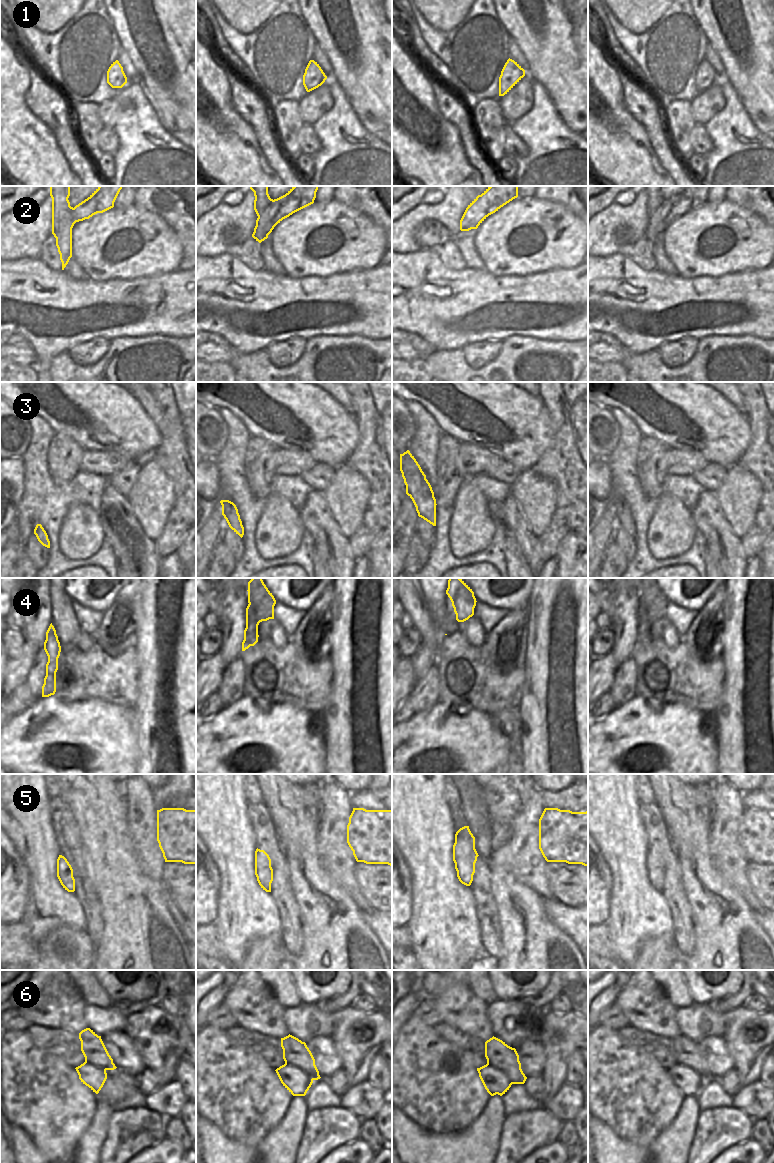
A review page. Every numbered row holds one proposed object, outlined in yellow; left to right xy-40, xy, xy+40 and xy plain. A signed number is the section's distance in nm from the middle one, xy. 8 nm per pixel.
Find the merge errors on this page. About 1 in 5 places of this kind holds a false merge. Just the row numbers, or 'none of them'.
2, 6

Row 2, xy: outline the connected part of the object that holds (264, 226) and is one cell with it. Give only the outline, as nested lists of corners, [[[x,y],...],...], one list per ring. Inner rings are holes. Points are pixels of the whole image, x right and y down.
[[[250,186],[250,189],[254,192],[254,210],[258,216],[252,237],[261,243],[275,227],[268,216],[268,206],[273,199],[268,194],[268,186]]]

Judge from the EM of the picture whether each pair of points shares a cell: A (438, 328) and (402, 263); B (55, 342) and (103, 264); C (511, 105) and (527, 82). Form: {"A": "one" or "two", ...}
{"A": "one", "B": "two", "C": "one"}

